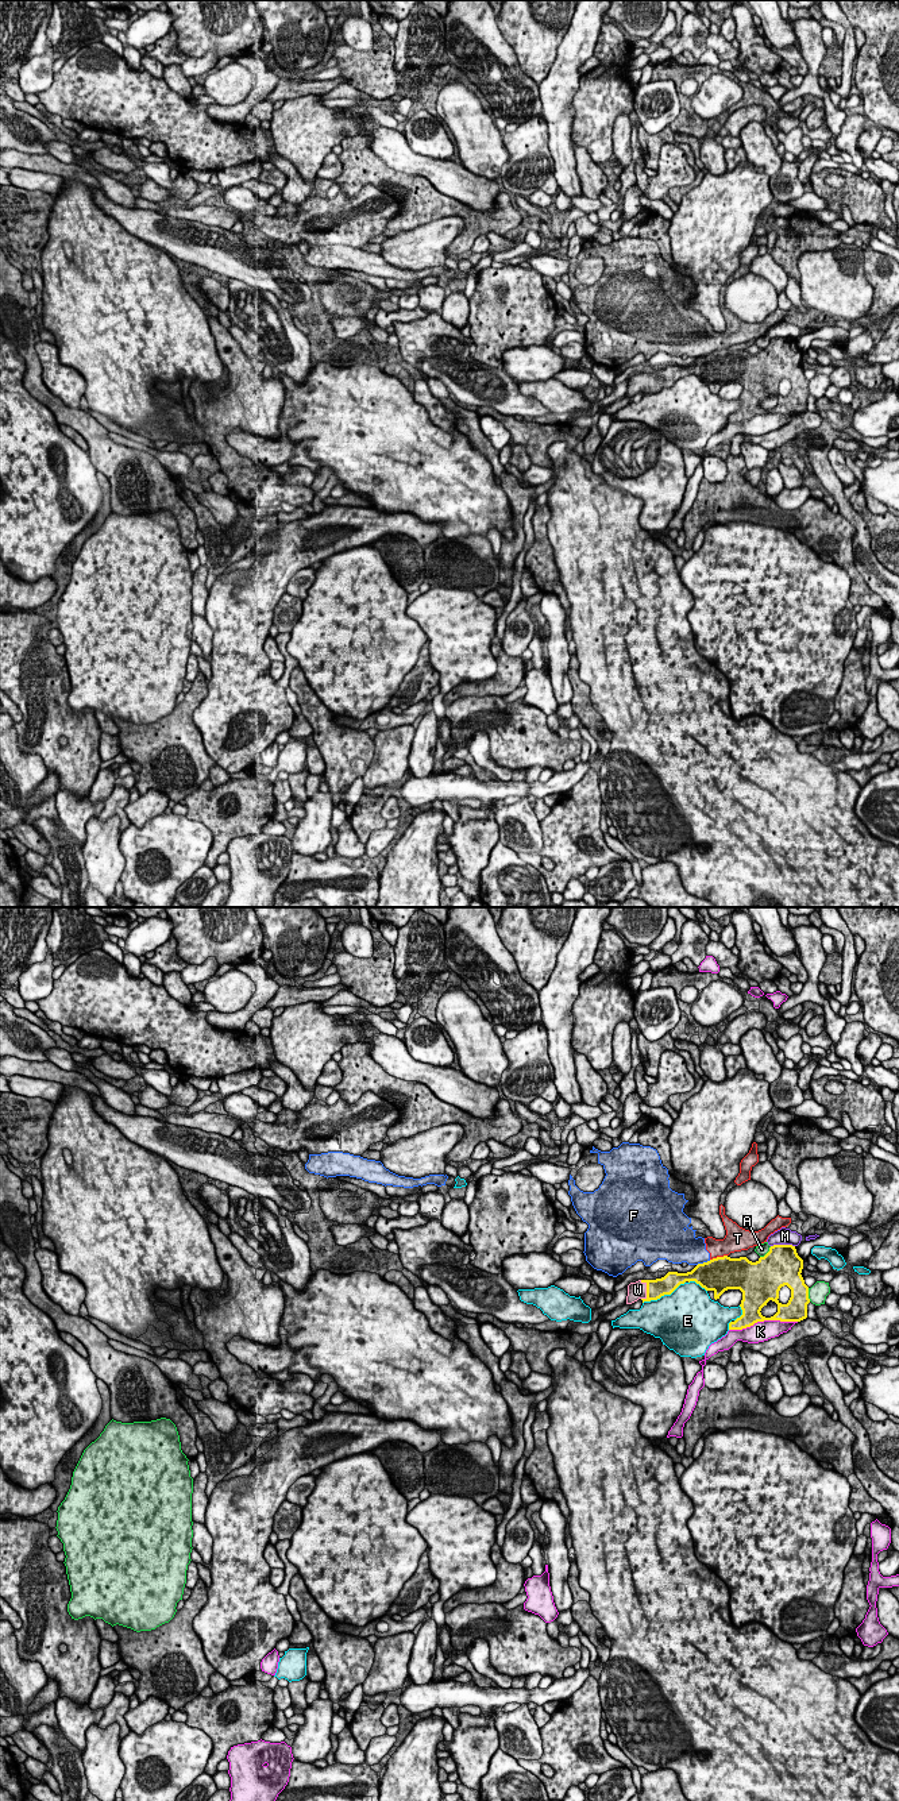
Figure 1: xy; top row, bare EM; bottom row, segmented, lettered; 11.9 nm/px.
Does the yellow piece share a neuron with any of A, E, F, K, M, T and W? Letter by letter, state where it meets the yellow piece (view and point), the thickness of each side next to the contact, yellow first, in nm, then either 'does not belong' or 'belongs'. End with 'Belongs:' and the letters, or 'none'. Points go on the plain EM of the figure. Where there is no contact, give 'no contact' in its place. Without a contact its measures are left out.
A: xy (767, 346) | 460/140 nm | does not belong
E: xy (663, 388) | 220/480 nm | does not belong
F: xy (703, 355) | 400/320 nm | does not belong
K: xy (763, 413) | 260/240 nm | does not belong
M: xy (782, 338) | 460/190 nm | does not belong
T: xy (718, 350) | 400/240 nm | does not belong
W: xy (647, 382) | 220/200 nm | belongs
Belongs: W

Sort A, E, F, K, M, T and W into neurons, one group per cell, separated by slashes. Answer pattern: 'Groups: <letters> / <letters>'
Groups: A / E / F T / K / M / W

